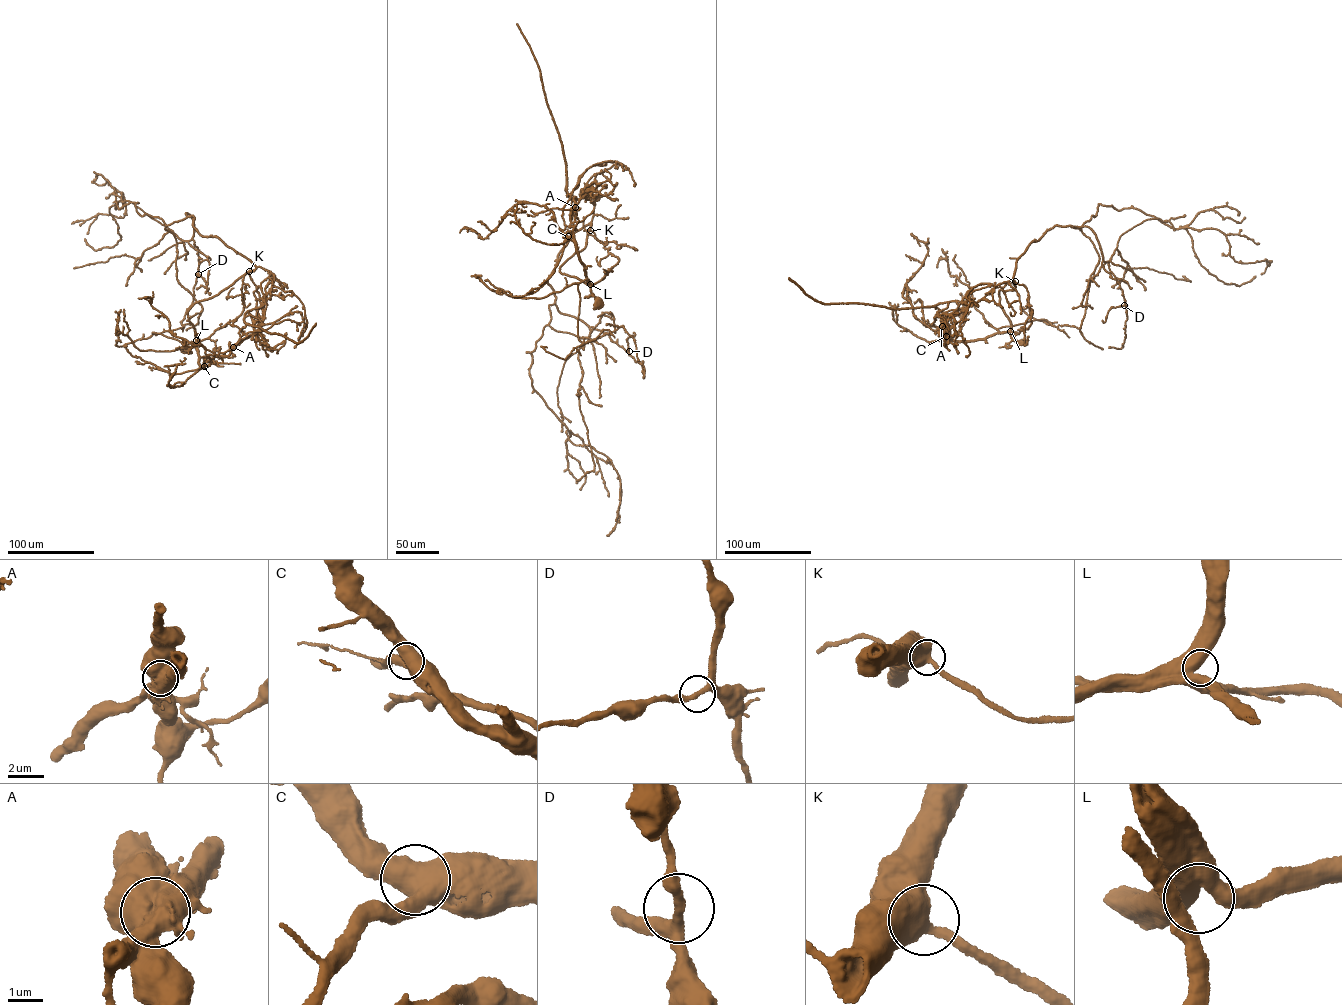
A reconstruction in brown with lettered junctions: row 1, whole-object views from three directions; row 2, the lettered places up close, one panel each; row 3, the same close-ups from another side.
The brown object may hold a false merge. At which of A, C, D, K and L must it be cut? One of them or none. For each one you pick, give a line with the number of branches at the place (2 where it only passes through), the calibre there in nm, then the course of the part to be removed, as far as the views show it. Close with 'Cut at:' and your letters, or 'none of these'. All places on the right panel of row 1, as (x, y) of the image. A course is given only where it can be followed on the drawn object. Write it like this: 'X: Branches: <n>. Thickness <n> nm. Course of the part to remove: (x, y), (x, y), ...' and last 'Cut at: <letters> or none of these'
A: Branches: 3. Thickness 650 nm. Course of the part to remove: (942, 326), (943, 313), (936, 306), (898, 309), (854, 303), (824, 304), (810, 297), (789, 277)
Cut at: A

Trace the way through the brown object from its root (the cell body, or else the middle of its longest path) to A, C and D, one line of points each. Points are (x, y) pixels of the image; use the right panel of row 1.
A: (1023, 342), (1011, 338), (1016, 332), (1006, 331), (954, 341), (943, 336), (944, 330), (935, 331), (942, 326)
C: (1023, 342), (1013, 340), (1011, 333), (1018, 334), (1009, 331), (963, 341), (953, 341), (946, 336)
D: (1023, 342), (1011, 338), (999, 291), (1014, 290), (1017, 260), (1056, 225), (1091, 229), (1124, 305)

